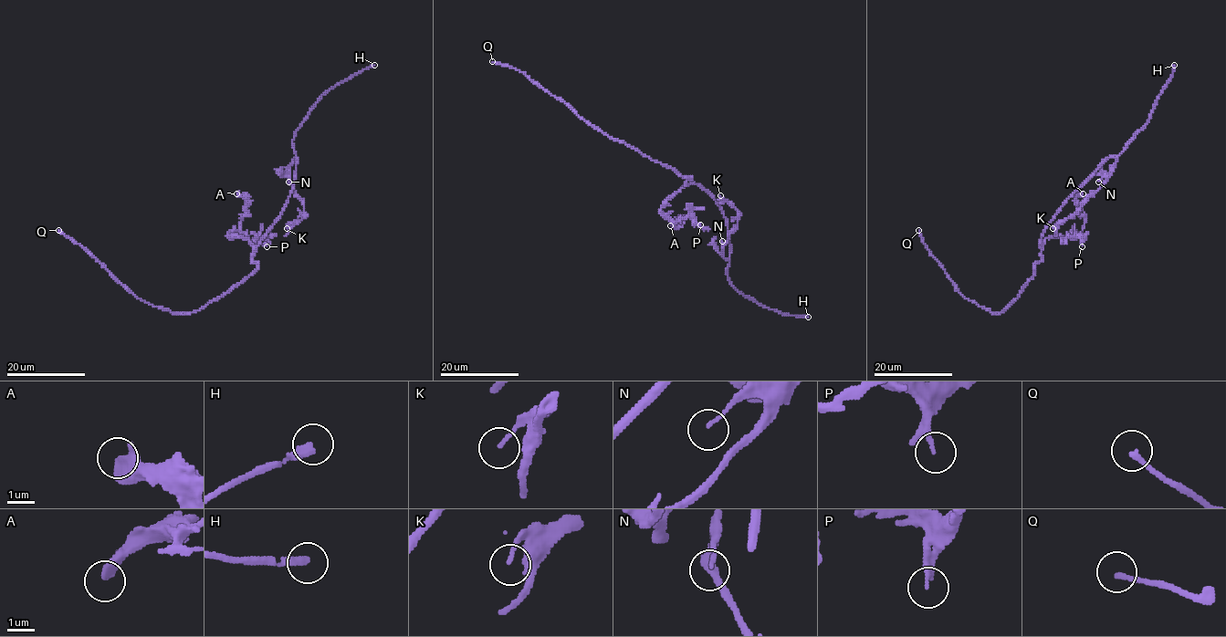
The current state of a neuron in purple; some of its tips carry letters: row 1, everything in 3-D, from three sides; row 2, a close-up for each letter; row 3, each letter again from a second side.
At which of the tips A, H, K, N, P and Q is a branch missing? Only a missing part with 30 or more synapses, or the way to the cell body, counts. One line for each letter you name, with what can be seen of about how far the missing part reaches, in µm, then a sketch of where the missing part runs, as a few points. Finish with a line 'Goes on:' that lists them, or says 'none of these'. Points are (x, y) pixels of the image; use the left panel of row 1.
H: missing 100 µm
Goes on: H

